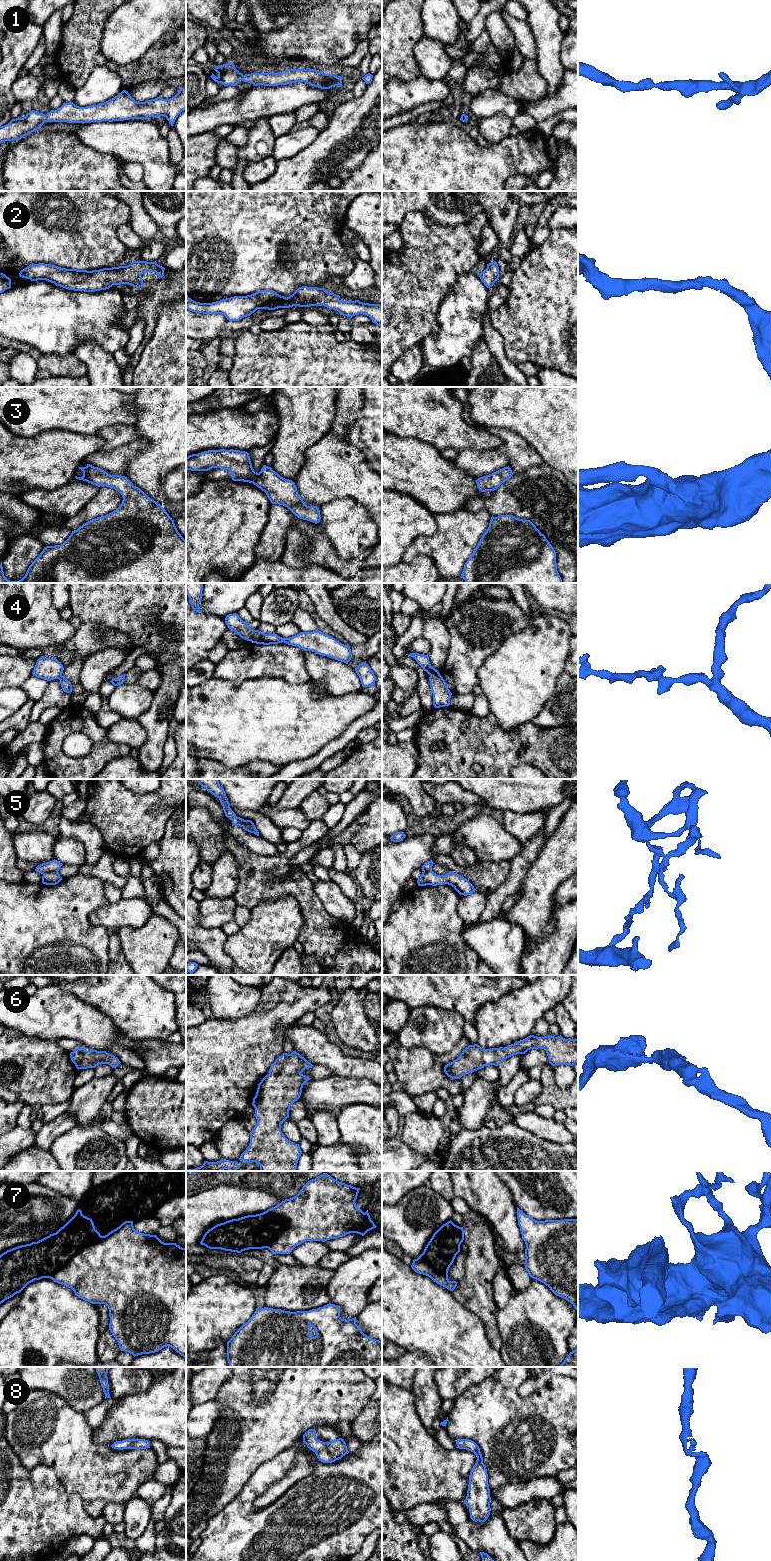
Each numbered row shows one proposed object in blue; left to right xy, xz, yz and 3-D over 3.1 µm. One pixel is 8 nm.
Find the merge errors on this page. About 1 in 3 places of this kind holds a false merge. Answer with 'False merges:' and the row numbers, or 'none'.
False merges: 4, 5, 7

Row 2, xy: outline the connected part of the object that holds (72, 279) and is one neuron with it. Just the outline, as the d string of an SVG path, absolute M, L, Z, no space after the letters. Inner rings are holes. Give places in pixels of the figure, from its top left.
M134 260L127 266L103 268L99 270L66 269L51 264L33 264L20 271L19 276L31 281L46 280L68 290L95 292L106 290L113 285L128 284L140 288L143 284L141 275L155 272L158 278L164 276L165 268L157 262Z

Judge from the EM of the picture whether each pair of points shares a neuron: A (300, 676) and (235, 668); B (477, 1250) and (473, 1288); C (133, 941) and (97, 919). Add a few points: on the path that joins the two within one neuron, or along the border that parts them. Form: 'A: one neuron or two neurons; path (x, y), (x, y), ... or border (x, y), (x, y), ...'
A: one neuron; path (284, 667), (251, 667)
B: one neuron; path (477, 1259), (477, 1279)
C: two neurons; border (140, 926), (121, 926), (117, 930)

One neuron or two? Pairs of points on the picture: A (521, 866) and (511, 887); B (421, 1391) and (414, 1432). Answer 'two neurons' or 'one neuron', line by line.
A: one neuron
B: two neurons

